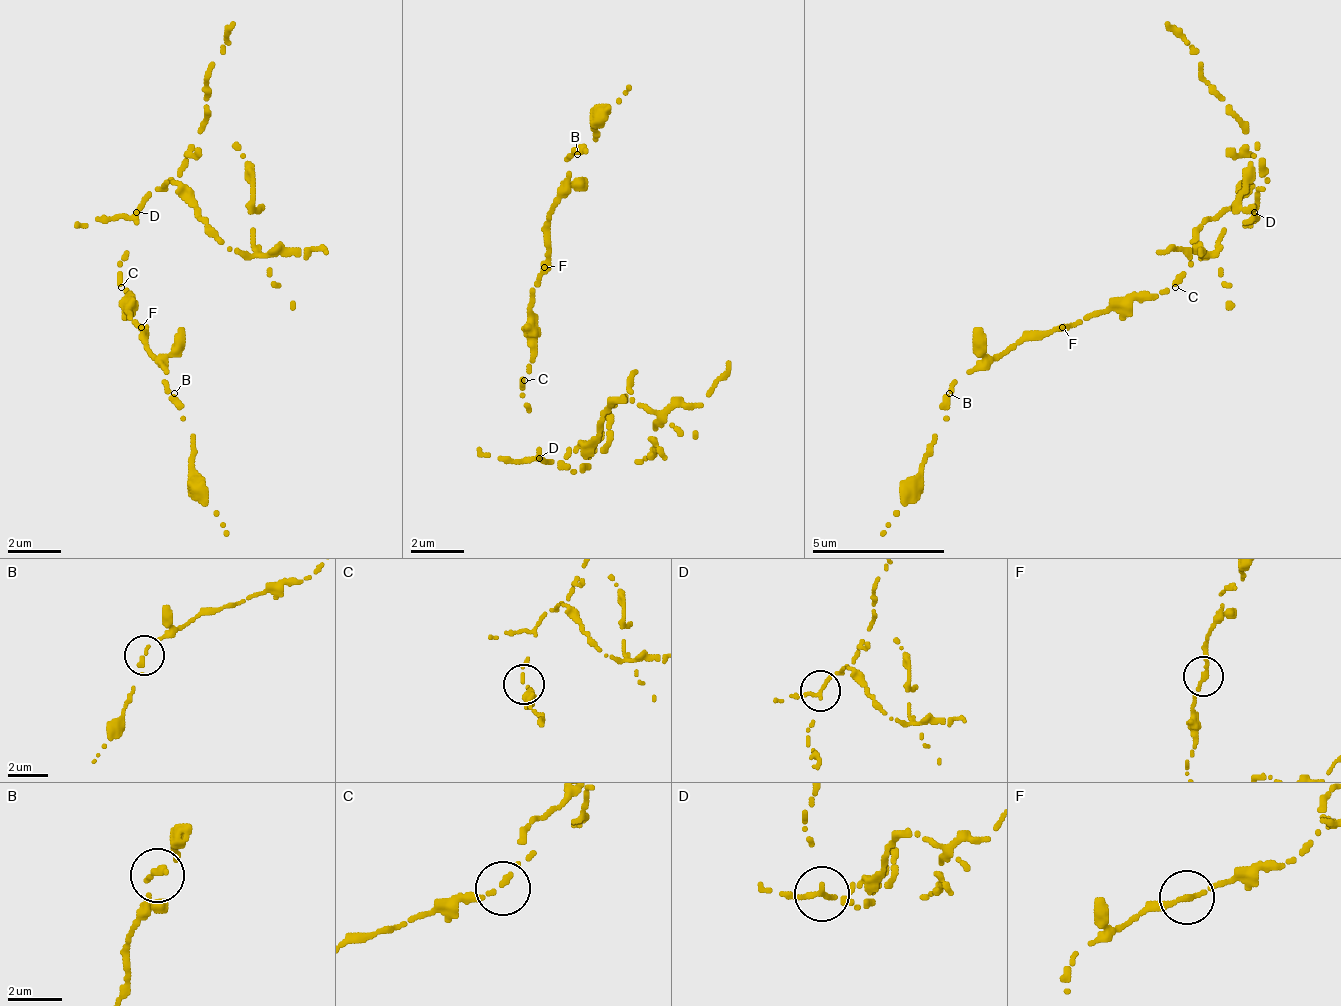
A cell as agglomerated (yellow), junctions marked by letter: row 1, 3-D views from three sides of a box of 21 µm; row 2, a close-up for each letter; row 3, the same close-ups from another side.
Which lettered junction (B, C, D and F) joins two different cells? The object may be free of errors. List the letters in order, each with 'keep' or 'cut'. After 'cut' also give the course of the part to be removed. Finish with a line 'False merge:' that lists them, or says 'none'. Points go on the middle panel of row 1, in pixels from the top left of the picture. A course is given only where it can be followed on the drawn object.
B: keep
C: keep
D: cut | (537, 460), (577, 453), (617, 400), (650, 413), (657, 446), (637, 460)
F: keep
False merge: D

